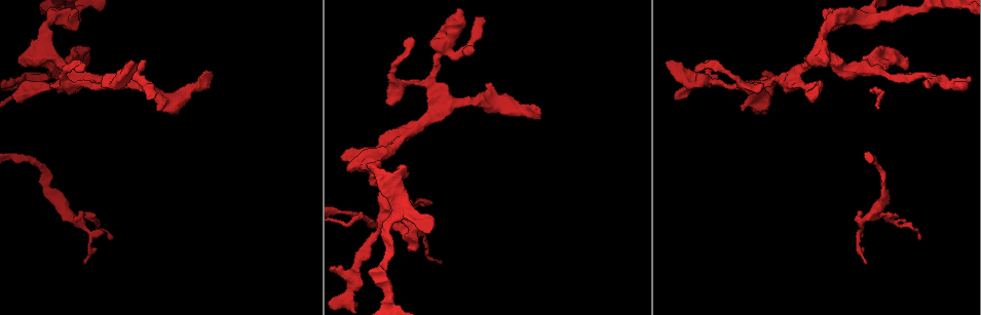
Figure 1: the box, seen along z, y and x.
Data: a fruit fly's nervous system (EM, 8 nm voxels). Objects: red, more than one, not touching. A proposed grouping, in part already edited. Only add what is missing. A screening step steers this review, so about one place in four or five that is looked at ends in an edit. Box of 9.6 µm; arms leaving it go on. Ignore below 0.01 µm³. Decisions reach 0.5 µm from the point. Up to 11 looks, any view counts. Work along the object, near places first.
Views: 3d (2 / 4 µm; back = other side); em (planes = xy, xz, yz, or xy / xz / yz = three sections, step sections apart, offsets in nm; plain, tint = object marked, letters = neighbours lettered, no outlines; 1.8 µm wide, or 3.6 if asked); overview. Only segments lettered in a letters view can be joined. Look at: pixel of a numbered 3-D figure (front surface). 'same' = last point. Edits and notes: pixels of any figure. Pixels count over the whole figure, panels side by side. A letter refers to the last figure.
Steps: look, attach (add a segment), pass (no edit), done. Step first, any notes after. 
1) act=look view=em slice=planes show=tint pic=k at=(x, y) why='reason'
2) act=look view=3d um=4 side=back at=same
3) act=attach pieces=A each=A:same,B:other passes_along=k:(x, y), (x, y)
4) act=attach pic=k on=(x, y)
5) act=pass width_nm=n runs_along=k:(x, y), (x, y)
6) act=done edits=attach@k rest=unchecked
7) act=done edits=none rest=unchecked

act=look view=em slice=planes show=letters pic=1 at=(205, 72)

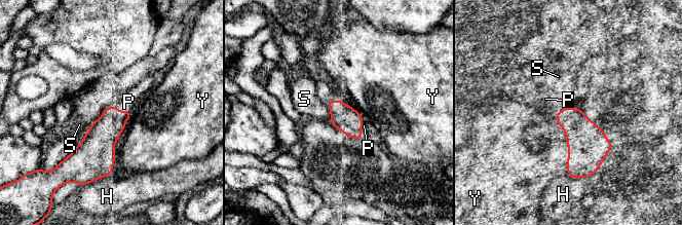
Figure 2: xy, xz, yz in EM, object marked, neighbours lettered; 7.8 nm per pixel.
act=attach pieces=P width_nm=200 longest_contact=H:180nm each=H:other,P:same,S:other,Y:other found='the neuron continues'

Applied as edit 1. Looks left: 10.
act=look view=overview

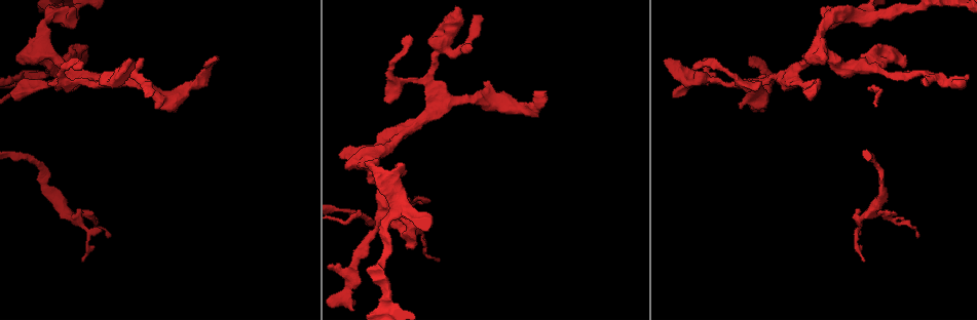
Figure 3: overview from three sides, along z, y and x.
act=look view=em slice=planes show=tint pic=3 at=(736, 80)

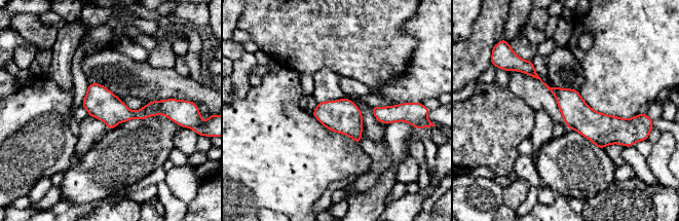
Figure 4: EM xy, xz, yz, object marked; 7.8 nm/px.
act=look view=em slice=planes show=letters at=same why='what lies round it'

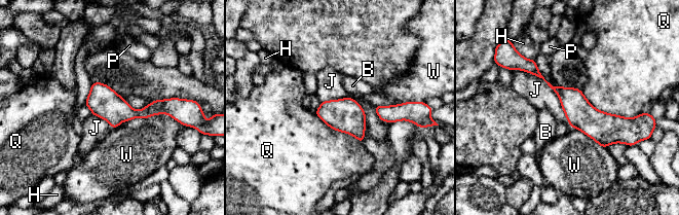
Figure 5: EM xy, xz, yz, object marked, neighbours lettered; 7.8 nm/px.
act=pass width_nm=220 each=B:other,H:other,J:other,P:other,Q:other,W:other found='no lettered segment goes on from it'

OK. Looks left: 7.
act=look view=3d um=4 pic=3 at=(87, 50) why='free end'

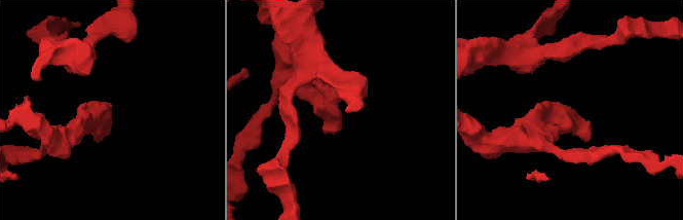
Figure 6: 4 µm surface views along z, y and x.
act=look view=em slice=xy step=16 show=letters pic=6 at=(566, 111)

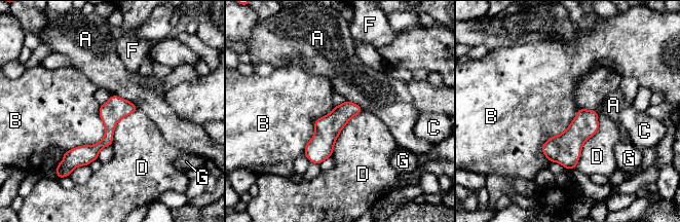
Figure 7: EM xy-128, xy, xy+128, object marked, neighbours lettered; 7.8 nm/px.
act=look view=em slice=planes show=letters at=same why='another direction'

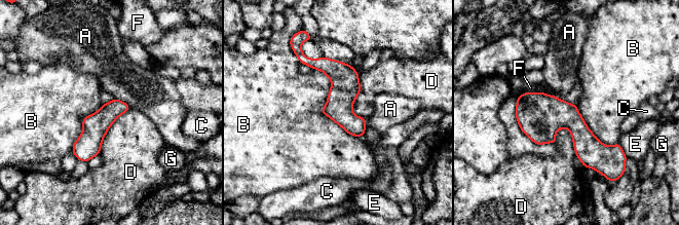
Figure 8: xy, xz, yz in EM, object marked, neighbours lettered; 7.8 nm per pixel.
act=pass longest_contact=B:650nm each=A:other,B:other,C:other,D:other,E:other,F:other,G:other runs_along=8:(306, 61), (341, 81), (360, 134) found='no lettered segment goes on from it'

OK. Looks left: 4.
act=look view=3d um=4 pic=3 at=(83, 260) why='branch stops here'

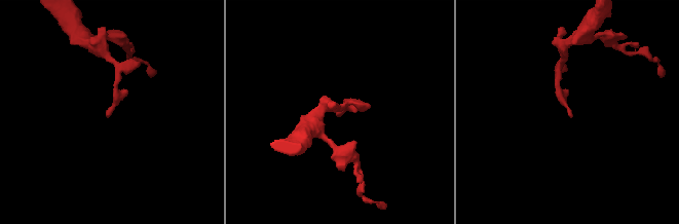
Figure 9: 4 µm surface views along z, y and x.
act=look view=em um=3.6 slice=planes show=letters pic=9 at=(337, 116) why='shape alone is not enough'

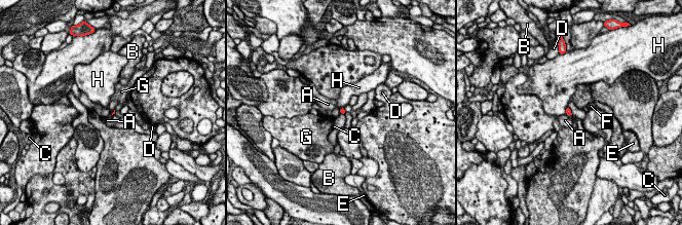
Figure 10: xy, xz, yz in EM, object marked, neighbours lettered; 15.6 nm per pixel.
act=pass each=A:other,B:other,C:other,D:other,E:other,F:other,G:other,H:other border=10:(568, 107), (572, 115) found='no lettered segment goes on from it'

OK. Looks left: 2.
act=done edits=attach@2 rest=unchecked

